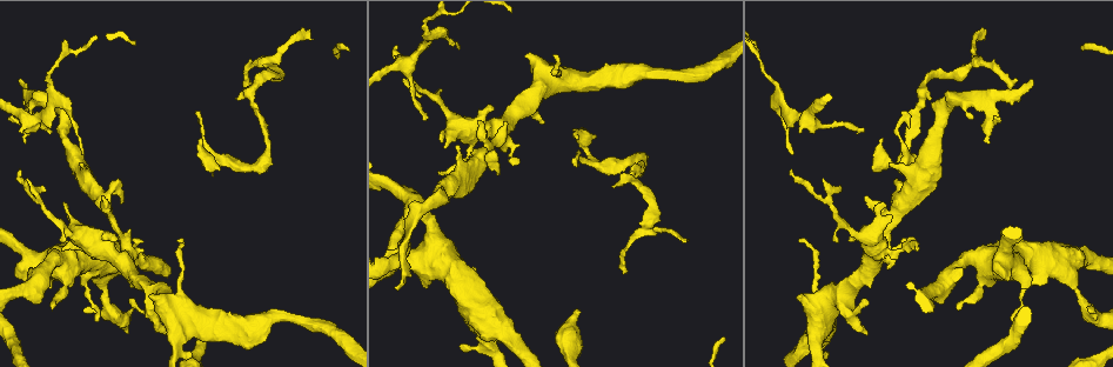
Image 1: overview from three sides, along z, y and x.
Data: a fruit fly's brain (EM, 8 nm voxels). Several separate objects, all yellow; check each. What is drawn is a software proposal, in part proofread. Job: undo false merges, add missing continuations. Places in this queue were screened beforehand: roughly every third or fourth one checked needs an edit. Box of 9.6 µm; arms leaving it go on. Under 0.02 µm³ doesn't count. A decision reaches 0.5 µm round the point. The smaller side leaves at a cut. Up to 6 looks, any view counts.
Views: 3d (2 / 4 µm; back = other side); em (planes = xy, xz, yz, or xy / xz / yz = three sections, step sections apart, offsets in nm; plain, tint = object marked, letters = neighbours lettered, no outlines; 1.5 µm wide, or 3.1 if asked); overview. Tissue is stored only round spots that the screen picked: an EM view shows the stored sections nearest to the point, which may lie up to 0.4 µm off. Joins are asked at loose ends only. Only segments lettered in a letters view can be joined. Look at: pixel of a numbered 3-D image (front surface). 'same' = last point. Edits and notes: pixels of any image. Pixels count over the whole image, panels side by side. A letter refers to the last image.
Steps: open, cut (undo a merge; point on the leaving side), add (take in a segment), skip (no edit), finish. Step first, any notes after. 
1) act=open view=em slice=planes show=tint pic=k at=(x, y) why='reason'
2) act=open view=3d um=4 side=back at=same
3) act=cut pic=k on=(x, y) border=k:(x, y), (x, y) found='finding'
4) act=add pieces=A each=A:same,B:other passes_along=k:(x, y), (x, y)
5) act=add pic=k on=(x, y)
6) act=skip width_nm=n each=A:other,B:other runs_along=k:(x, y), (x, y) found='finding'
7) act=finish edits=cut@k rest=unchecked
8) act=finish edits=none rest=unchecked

act=open view=3d um=2 pic=1 at=(51, 308) why='free end'

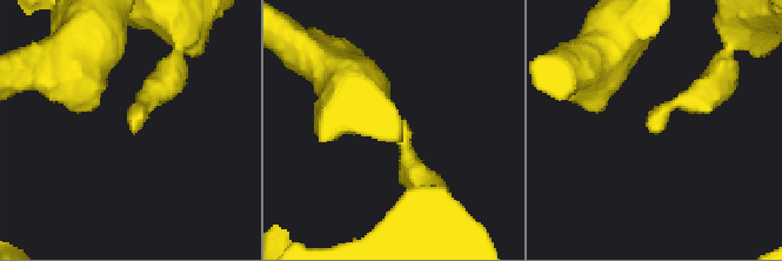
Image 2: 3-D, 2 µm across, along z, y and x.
act=open view=em slice=yz step=4 show=tint pic=2 at=(133, 132) why='now the EM'

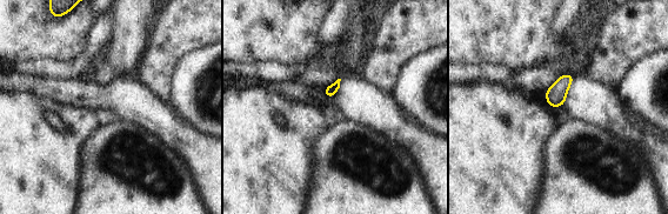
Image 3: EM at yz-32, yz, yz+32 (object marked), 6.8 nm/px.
act=open view=em slice=planes show=letters at=same

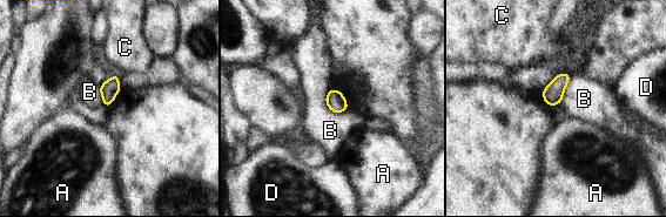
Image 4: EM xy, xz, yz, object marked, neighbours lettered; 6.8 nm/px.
act=skip width_nm=120 longest_contact=B:190nm each=A:other,B:other,C:other,D:other found='none of them fits'

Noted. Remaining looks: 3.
act=open view=em slice=xz step=4 show=letters pic=1 at=(799, 295) why='branch stops here'

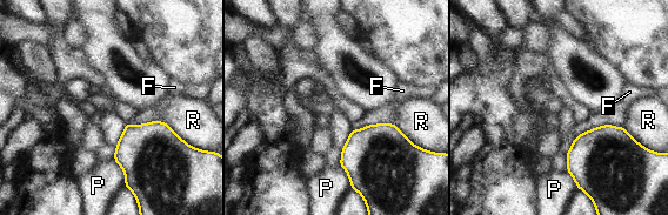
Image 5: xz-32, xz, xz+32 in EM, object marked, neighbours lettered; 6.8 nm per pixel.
act=skip each=F:other,P:other,R:other border=5:(113, 158), (121, 168), (125, 181) found='no lettered segment goes on from it'

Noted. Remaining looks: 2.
act=open view=em slice=xz step=4 show=plain pic=1 at=(595, 162) why='abrupt turn'

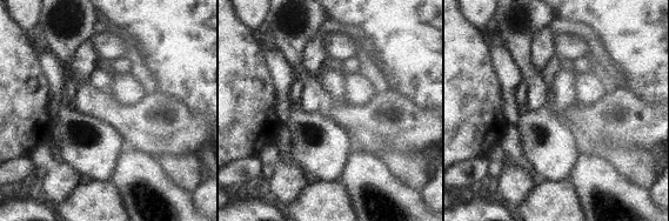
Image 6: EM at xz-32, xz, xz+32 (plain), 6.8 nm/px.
act=open view=em slice=xz step=4 show=letters at=same

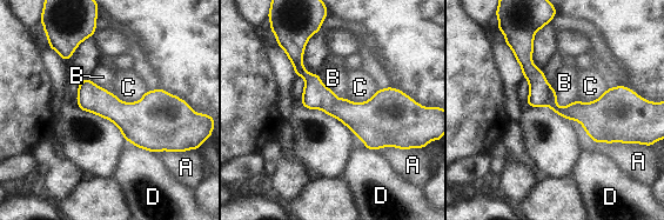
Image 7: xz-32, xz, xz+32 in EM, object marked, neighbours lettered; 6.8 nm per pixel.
act=skip each=A:other,B:other,C:other,D:other found='one neuron here'

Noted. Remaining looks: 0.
act=finish edits=none rest=unchecked

